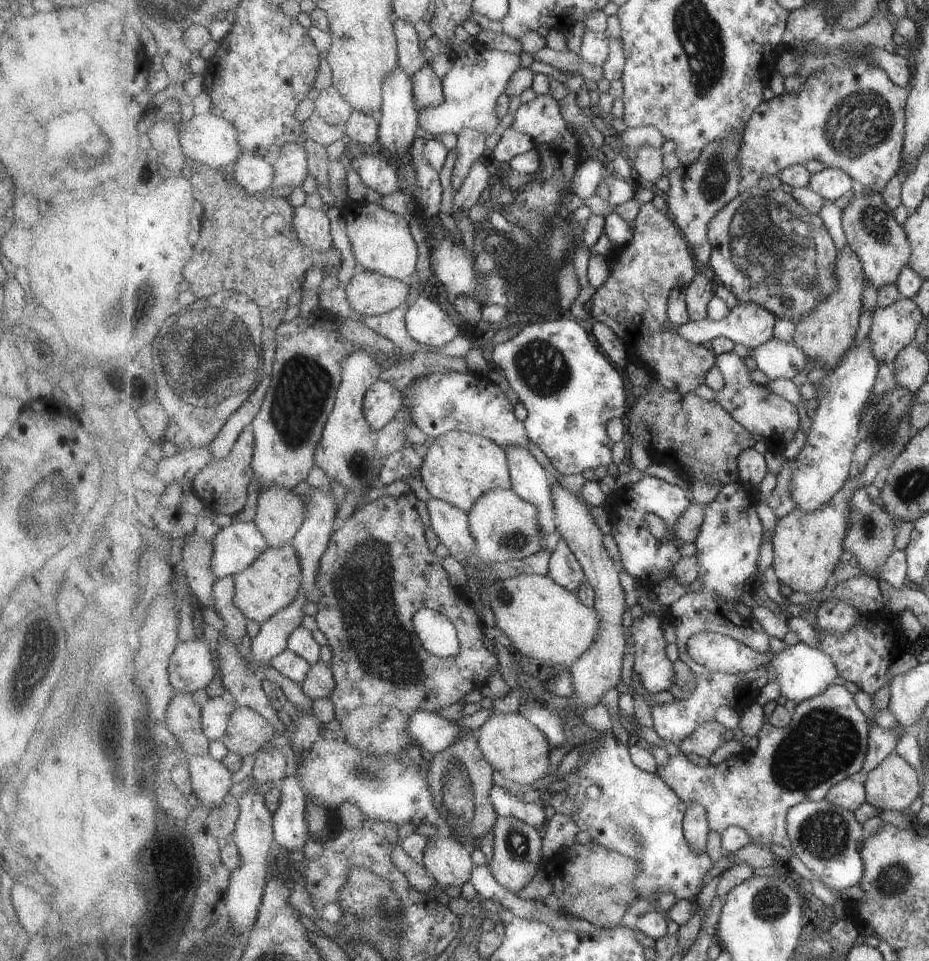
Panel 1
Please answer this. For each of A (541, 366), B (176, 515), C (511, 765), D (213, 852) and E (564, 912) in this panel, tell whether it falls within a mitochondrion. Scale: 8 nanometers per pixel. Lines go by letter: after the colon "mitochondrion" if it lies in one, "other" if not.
A: mitochondrion
B: other
C: other
D: other
E: other

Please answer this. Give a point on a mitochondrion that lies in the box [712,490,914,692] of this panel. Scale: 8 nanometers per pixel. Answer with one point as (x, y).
(868, 529)

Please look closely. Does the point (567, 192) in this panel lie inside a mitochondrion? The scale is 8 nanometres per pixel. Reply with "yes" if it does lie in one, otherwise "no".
no

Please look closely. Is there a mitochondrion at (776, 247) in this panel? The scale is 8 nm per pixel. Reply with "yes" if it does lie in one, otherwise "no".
yes

